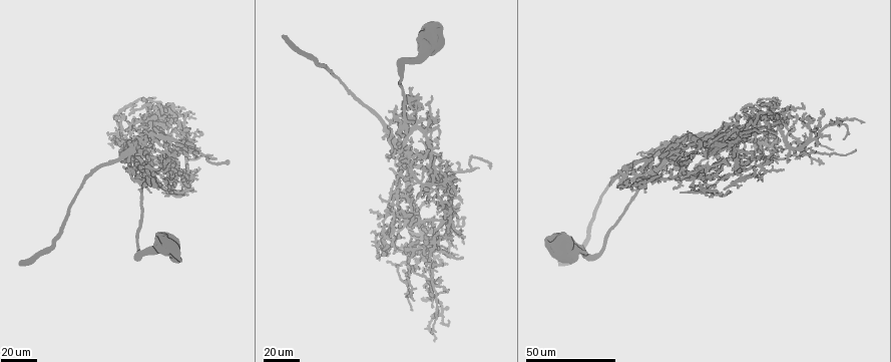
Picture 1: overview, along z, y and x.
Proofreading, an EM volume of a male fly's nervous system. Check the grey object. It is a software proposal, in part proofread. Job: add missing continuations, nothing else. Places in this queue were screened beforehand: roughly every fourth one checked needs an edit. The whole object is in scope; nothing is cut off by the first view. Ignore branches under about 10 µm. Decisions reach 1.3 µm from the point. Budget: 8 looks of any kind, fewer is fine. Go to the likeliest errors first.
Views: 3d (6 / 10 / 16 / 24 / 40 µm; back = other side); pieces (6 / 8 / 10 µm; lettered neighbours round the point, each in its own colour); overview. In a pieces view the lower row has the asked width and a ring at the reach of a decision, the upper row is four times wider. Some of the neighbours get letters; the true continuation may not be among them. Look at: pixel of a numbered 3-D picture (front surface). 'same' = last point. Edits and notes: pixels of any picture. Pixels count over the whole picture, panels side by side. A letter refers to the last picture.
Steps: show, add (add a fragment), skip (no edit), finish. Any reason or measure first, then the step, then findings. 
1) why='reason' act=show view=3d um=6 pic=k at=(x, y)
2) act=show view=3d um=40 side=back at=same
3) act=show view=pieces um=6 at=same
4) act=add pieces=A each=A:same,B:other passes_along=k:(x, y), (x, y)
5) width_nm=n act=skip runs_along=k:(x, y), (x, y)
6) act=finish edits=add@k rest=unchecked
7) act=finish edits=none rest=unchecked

why='free end' act=show view=3d um=24 pic=1 at=(864, 123)

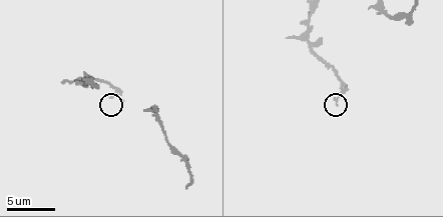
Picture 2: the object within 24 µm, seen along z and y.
why='what lies round it' act=show view=pieces um=6 pic=2 at=(337, 104)

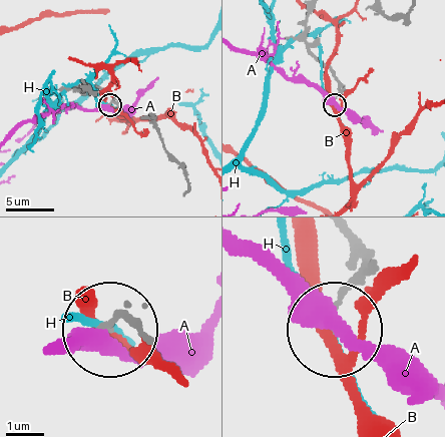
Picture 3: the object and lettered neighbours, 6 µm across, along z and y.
act=skip each=A:other,B:other,H:other runs_along=3:(313, 10), (305, 36), (310, 51), (338, 84), (334, 105) found='none of them fits'

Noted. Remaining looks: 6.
why='free end' act=show view=3d um=40 pic=1 at=(437, 207)

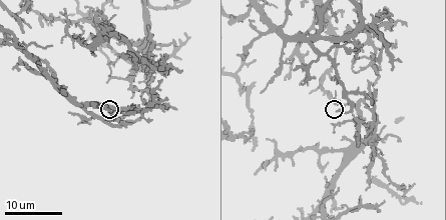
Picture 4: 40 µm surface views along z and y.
act=show view=pieces um=10 pic=4 at=(336, 111)

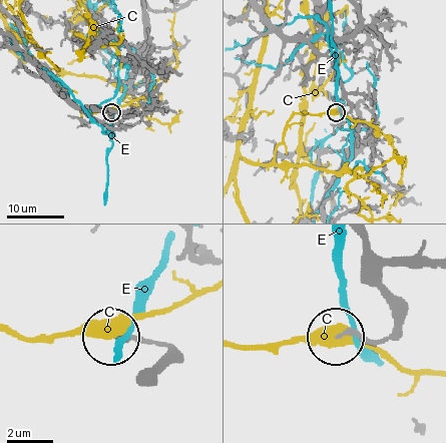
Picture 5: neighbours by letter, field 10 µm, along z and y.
width_nm=200 act=skip each=C:other,E:other runs_along=5:(310, 44), (332, 63), (348, 103), (348, 111), (335, 111) found='no lettered fragment goes on from it'

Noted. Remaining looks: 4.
why='an open end' act=show view=3d um=40 pic=1 at=(811, 129)

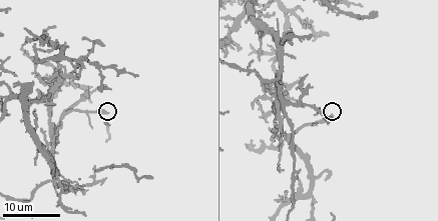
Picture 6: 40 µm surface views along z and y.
act=show view=pieces um=8 pic=6 at=(332, 114)

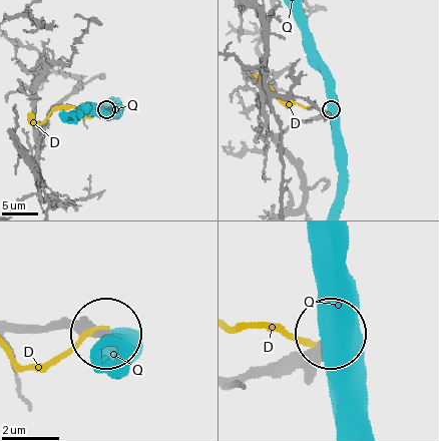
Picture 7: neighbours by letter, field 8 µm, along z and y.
act=skip each=D:other,Q:other found='no lettered fragment goes on from it'

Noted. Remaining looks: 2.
why='tapers out' act=show view=3d um=24 pic=1 at=(767, 131)

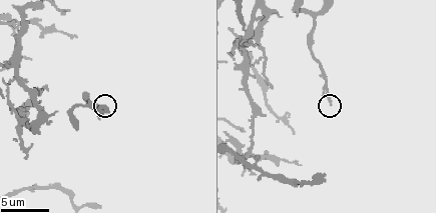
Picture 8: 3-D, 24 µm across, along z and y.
act=show view=pieces um=10 pic=8 at=(329, 103)

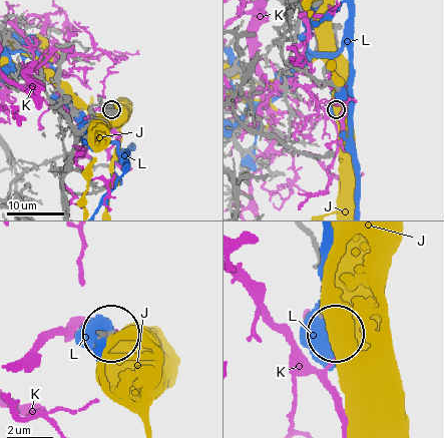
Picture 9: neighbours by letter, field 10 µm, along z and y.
act=skip each=J:other,K:other,L:other found='no lettered fragment goes on from it'

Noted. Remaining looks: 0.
act=finish edits=none rest=unchecked

